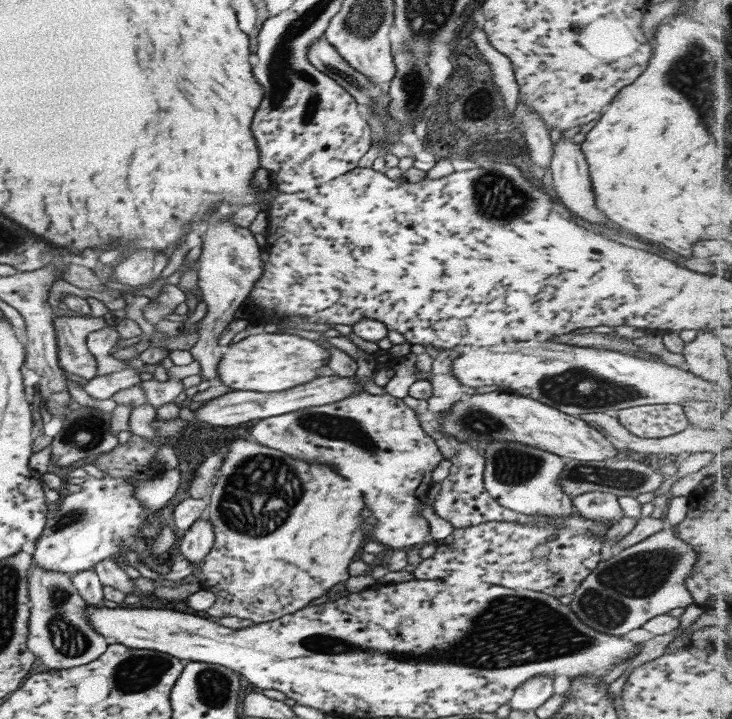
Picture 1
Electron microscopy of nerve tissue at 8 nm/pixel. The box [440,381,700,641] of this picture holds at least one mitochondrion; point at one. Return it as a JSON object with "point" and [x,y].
{"point":[642,574]}

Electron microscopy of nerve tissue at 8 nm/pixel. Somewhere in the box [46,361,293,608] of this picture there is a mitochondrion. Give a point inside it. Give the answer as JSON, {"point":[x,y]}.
{"point":[93,423]}

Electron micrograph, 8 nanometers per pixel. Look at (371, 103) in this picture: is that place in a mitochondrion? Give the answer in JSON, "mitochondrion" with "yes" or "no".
{"mitochondrion":"yes"}

